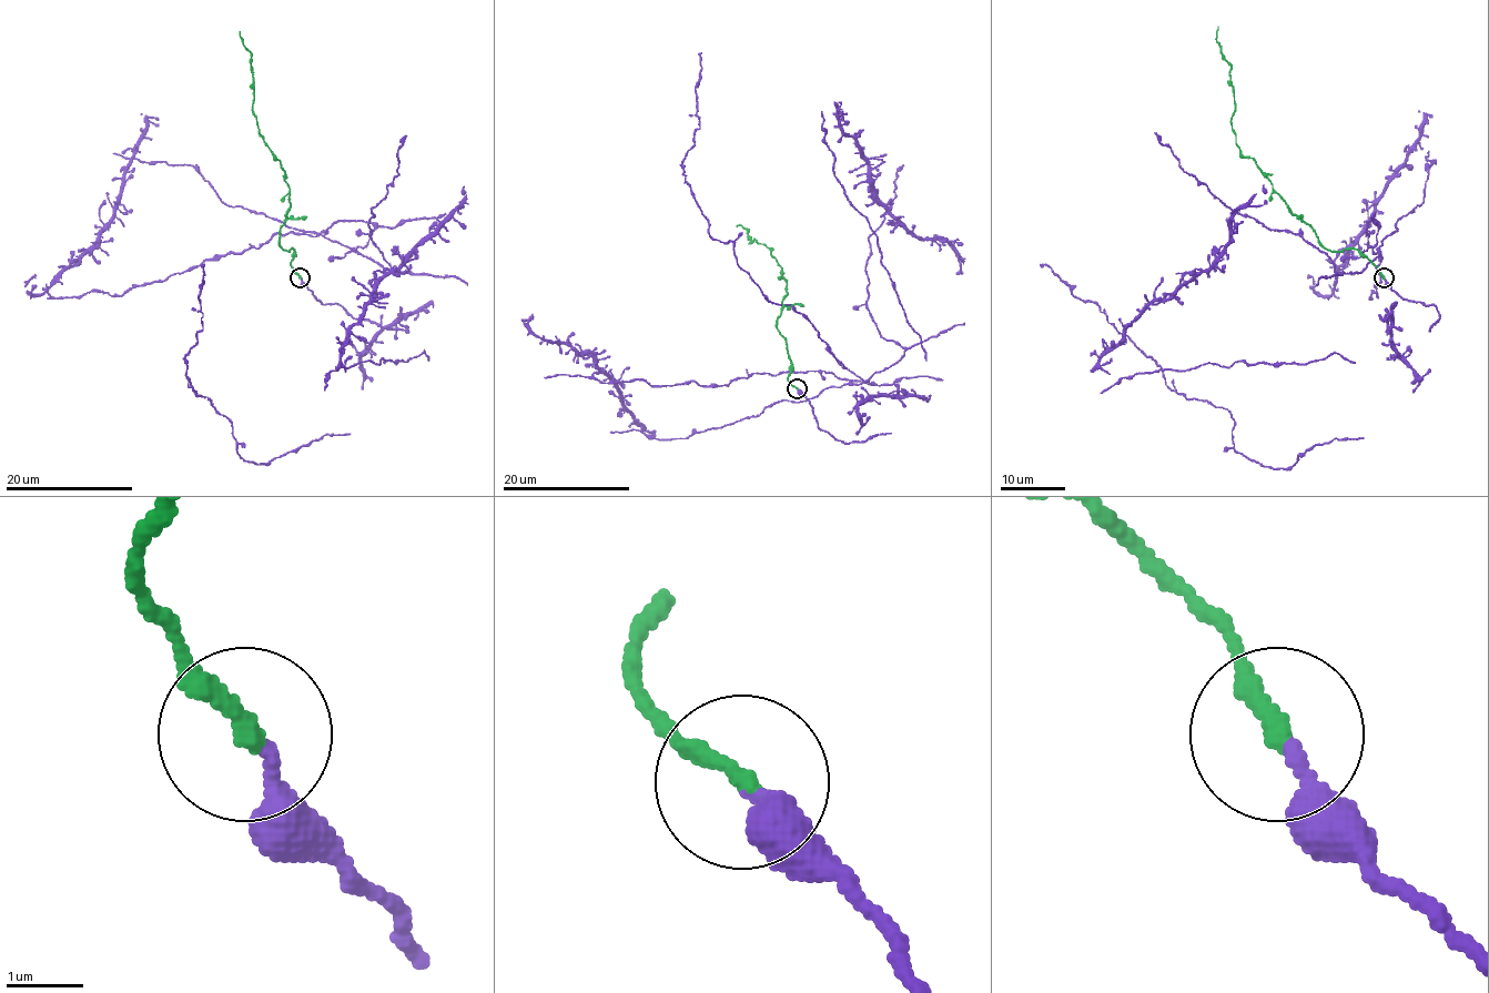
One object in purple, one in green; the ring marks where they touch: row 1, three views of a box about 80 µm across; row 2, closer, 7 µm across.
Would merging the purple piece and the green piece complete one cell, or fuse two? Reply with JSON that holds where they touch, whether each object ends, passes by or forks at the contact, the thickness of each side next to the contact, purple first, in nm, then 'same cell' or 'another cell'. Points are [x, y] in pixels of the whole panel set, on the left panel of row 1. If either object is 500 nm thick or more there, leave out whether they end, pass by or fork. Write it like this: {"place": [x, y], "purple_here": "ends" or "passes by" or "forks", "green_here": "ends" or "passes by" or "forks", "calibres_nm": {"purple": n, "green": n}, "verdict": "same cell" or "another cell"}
{"place": [300, 277], "purple_here": "ends", "green_here": "ends", "calibres_nm": {"purple": 170, "green": 280}, "verdict": "same cell"}

